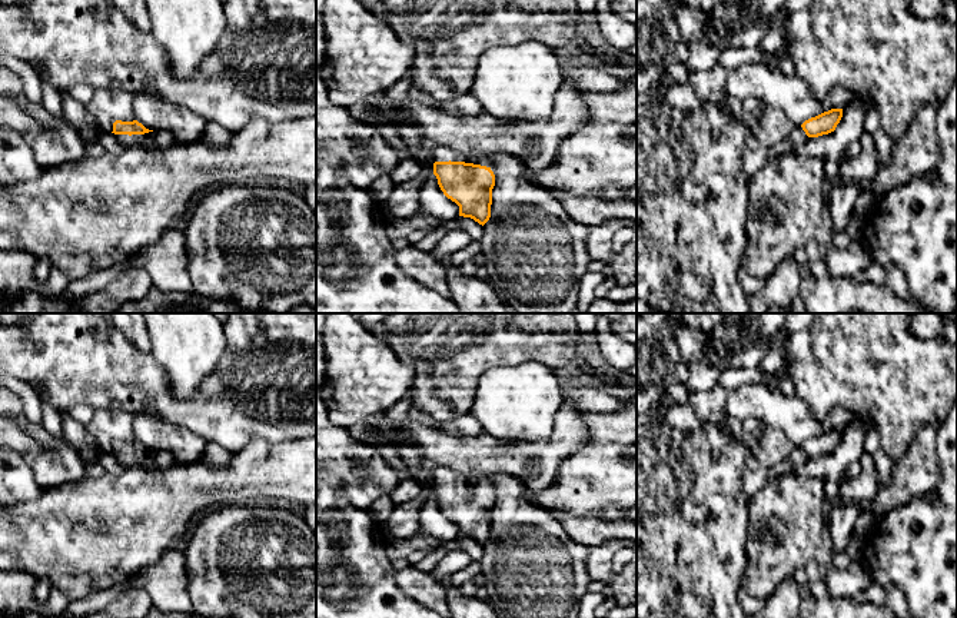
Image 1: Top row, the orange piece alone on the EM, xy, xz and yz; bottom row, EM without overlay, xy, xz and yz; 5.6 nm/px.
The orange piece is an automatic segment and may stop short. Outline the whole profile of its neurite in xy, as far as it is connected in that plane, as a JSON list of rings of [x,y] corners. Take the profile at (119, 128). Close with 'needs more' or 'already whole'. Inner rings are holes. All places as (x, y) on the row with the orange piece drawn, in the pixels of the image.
[[[116,120],[112,133],[124,147],[144,146],[147,149],[162,150],[176,142],[170,133],[165,130],[149,130],[137,120]]]; needs more

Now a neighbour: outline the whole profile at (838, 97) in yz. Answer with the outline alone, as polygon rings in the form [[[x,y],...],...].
[[[834,87],[830,93],[823,99],[823,106],[825,112],[831,109],[844,109],[851,100],[854,94],[845,87]]]

